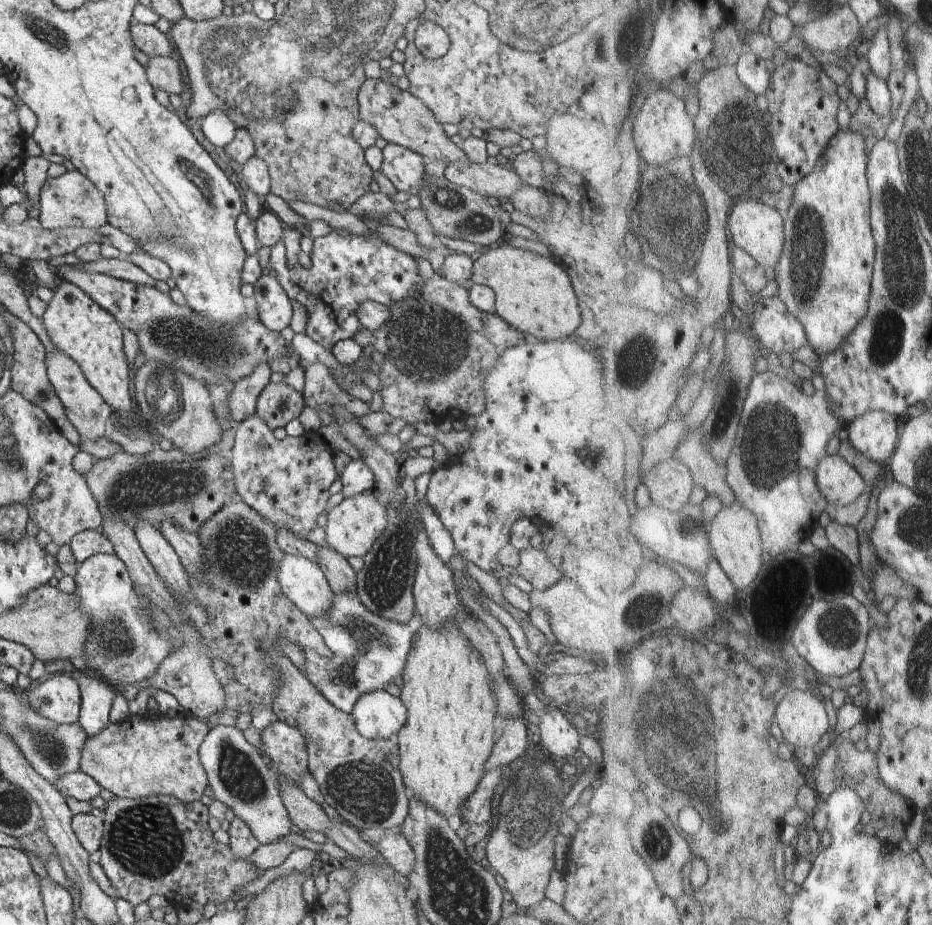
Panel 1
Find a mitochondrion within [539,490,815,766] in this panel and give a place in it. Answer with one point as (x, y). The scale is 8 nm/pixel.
(689, 529)

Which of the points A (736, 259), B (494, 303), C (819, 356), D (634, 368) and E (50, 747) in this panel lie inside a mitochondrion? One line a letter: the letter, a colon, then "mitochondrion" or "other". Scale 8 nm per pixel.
A: other
B: other
C: other
D: mitochondrion
E: mitochondrion

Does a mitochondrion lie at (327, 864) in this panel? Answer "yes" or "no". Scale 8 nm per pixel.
no

